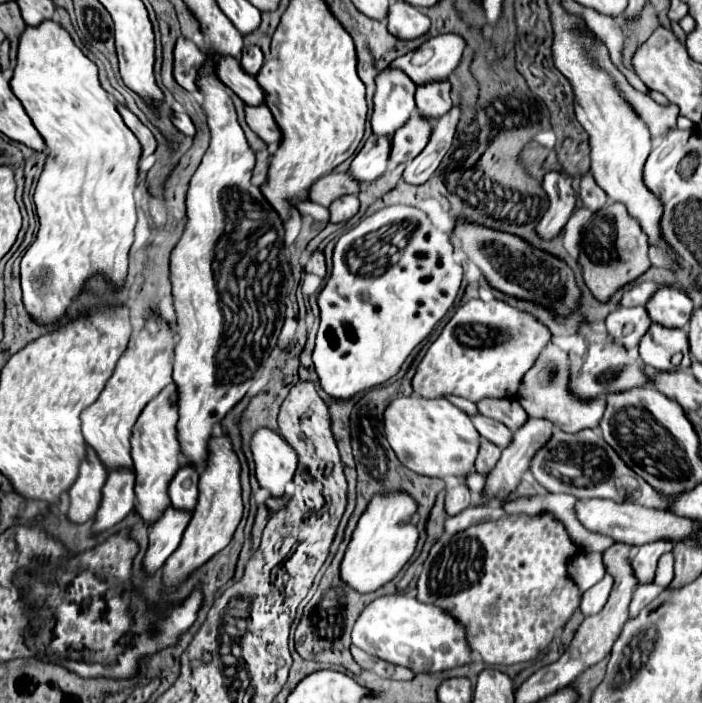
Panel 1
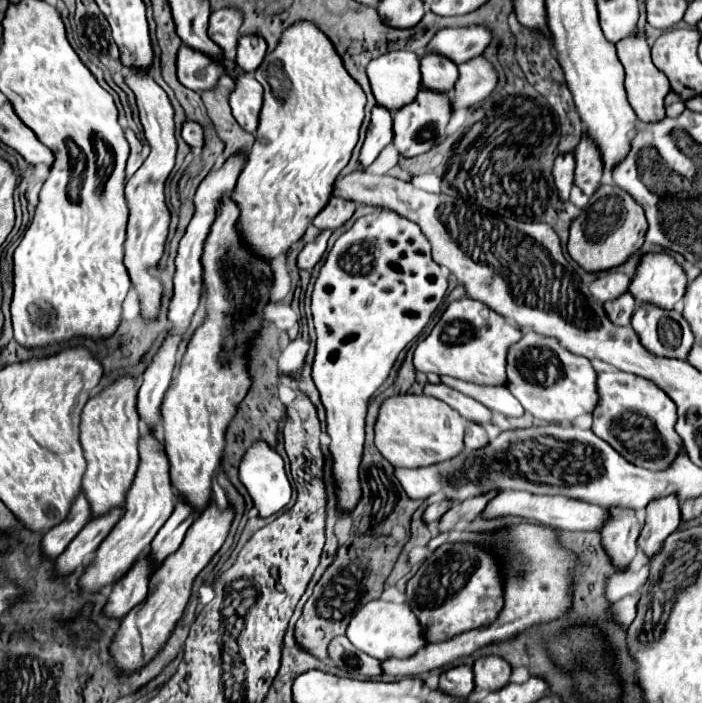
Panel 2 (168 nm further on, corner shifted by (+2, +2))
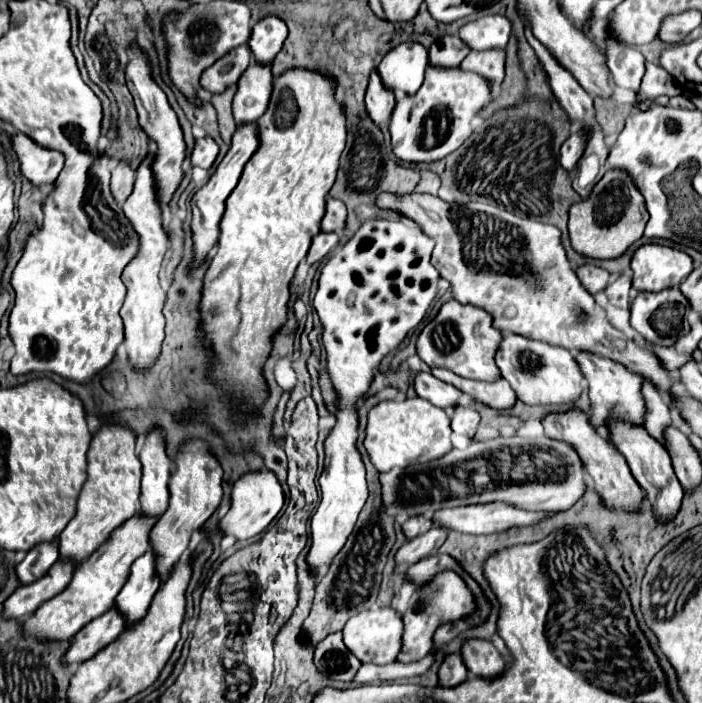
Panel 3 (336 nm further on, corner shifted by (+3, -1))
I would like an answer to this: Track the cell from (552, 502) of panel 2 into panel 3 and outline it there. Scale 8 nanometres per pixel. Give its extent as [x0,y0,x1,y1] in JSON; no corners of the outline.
[433,504,551,534]

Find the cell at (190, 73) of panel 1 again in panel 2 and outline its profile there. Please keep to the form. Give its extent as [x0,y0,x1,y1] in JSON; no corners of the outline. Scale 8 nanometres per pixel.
[178,45,224,91]

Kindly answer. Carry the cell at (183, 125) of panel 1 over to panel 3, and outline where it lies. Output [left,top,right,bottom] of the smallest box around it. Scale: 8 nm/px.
[191,138,219,170]

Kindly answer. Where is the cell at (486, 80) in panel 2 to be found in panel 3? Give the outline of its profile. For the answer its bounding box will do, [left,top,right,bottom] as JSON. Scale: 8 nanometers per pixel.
[461,50,505,84]

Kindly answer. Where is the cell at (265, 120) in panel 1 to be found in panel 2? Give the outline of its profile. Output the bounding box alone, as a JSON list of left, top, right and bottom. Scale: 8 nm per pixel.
[230,73,262,133]

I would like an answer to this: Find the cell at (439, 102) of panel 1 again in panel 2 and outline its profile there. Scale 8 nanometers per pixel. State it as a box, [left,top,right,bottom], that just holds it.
[420,55,458,93]

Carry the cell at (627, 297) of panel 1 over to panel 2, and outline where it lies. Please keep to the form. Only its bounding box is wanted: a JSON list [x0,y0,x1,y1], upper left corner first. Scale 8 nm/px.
[590,271,632,303]

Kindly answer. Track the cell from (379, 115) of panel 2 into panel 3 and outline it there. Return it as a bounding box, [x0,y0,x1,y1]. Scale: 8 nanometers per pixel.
[365,68,395,124]

